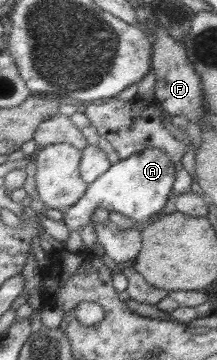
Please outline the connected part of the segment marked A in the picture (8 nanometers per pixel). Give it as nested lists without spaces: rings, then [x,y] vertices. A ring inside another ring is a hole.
[[[147,148],[135,152],[127,159],[110,164],[108,171],[89,184],[79,202],[64,212],[65,219],[62,222],[69,231],[79,231],[81,227],[92,222],[95,209],[107,209],[109,213],[117,211],[125,217],[131,217],[141,229],[151,222],[153,215],[159,215],[165,208],[175,181],[173,160],[162,149]]]

